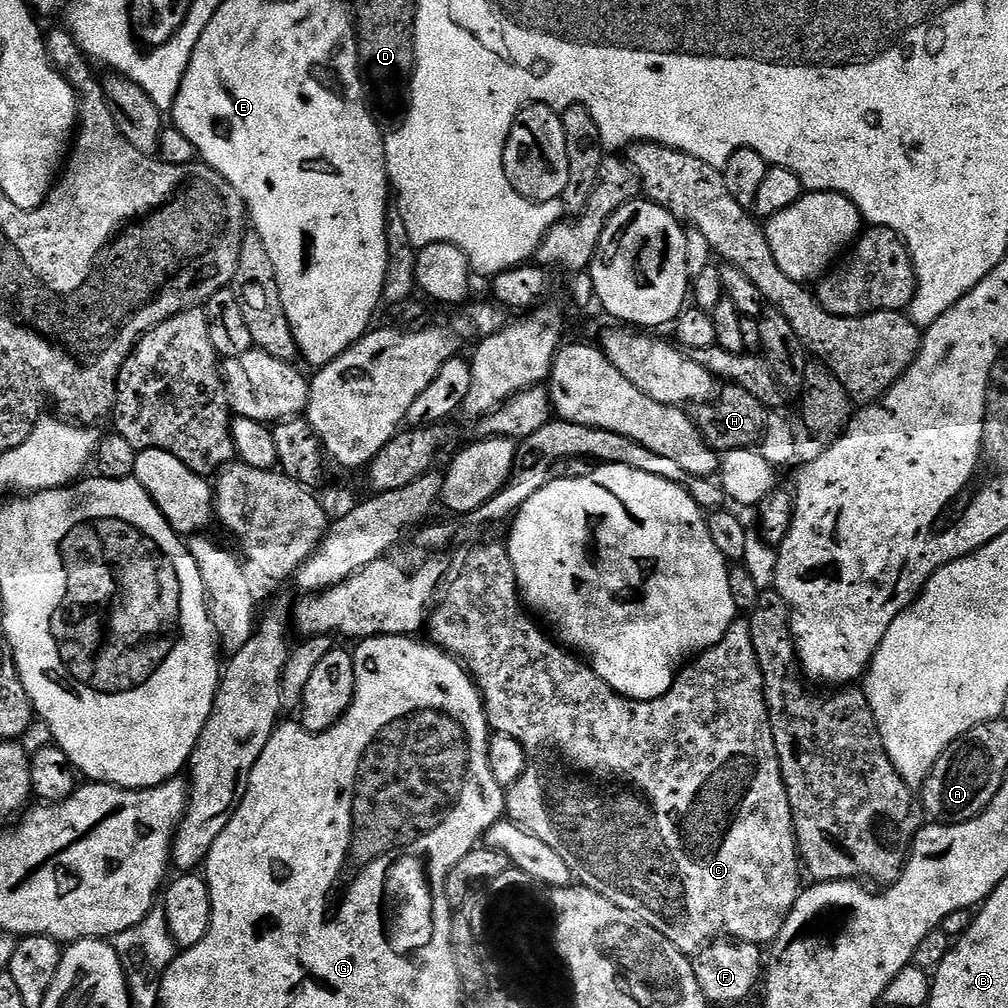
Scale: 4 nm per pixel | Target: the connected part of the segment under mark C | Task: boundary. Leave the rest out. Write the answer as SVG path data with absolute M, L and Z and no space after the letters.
M503 543L480 544L470 549L456 577L451 580L452 577L430 613L426 632L432 635L430 640L435 647L447 652L449 656L455 656L475 680L484 698L489 729L493 733L510 734L510 738L517 740L528 756L528 768L522 778L513 788L507 789L507 819L513 820L522 830L534 834L534 838L542 838L542 842L546 842L546 846L550 846L550 850L554 850L554 854L566 862L573 877L581 885L610 898L614 906L622 906L622 910L634 914L634 918L646 926L654 926L658 934L674 942L674 946L678 946L678 950L682 950L686 957L695 957L721 938L739 940L741 944L771 945L778 938L794 902L800 897L802 864L798 859L796 827L792 824L790 802L782 782L778 750L774 746L774 734L770 730L770 718L764 701L762 670L754 654L754 642L750 642L747 619L735 619L720 642L681 668L672 689L662 699L628 700L606 682L602 682L583 659L565 650L555 639L547 640L544 637L545 629L529 615L520 599L514 562L510 562L510 554Z

